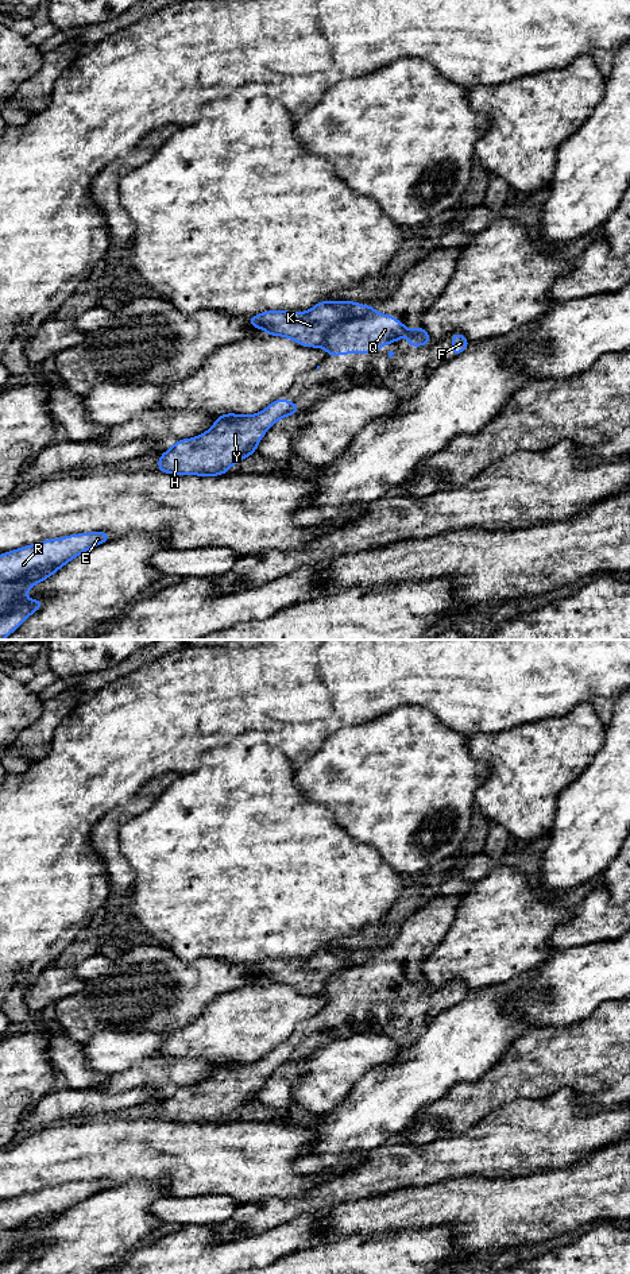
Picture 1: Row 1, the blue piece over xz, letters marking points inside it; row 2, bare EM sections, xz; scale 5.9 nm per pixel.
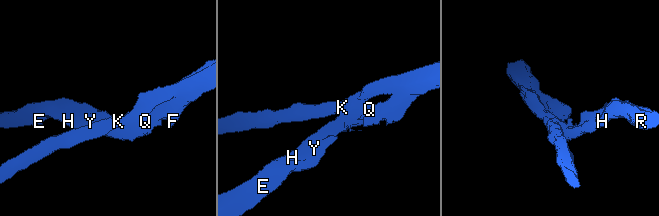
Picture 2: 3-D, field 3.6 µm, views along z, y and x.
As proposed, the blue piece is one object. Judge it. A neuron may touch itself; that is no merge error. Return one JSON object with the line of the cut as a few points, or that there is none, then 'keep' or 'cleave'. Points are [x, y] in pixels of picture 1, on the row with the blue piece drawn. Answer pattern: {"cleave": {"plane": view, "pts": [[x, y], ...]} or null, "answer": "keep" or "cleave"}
{"cleave": {"plane": "xz", "pts": [[363, 307], [341, 320], [319, 346]]}, "answer": "cleave"}

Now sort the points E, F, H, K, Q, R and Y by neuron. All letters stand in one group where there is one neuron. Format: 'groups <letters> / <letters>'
groups E F H Q R Y / K

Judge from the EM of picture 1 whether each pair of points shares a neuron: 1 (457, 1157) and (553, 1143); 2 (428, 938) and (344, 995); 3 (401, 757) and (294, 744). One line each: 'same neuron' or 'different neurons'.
1: same neuron
2: same neuron
3: different neurons

